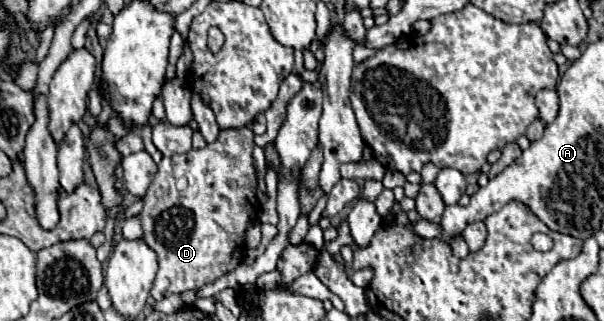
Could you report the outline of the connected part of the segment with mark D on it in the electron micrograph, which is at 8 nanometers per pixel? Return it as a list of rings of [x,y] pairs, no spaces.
[[[248,127],[222,129],[218,139],[204,149],[192,149],[182,155],[162,157],[158,173],[142,197],[144,207],[140,213],[142,241],[158,255],[158,273],[152,287],[154,301],[162,301],[172,293],[184,293],[198,289],[206,283],[214,283],[222,275],[238,267],[246,257],[246,225],[254,217],[254,193],[256,173],[252,165],[254,133]]]

